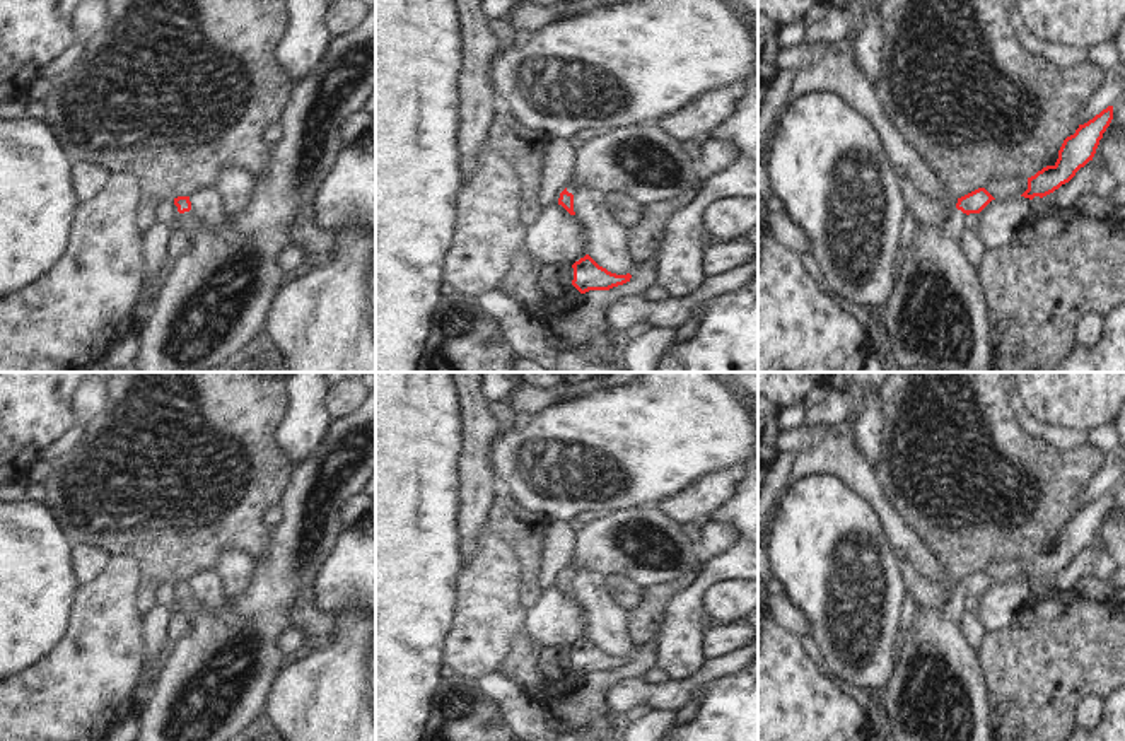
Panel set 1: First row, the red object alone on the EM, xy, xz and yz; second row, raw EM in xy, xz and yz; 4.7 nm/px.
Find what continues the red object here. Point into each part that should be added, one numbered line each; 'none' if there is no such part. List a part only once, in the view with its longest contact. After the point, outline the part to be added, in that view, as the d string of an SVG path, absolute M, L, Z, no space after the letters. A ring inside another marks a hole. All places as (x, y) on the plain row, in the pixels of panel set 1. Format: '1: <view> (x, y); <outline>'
1: xy (215, 682); M376 372L360 403L329 418L319 441L294 466L294 485L278 502L282 517L270 528L270 538L254 558L242 586L225 584L217 601L203 601L189 592L179 596L188 616L188 630L169 654L157 686L137 715L137 741L232 741L265 710L273 681L283 661L280 633L294 625L299 596L312 587L312 579L329 555L338 534L345 502L364 492L376 473Z

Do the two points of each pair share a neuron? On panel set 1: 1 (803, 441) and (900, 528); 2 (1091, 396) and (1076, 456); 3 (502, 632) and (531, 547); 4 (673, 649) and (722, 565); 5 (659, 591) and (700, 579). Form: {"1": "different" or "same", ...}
{"1": "same", "2": "different", "3": "different", "4": "same", "5": "different"}

